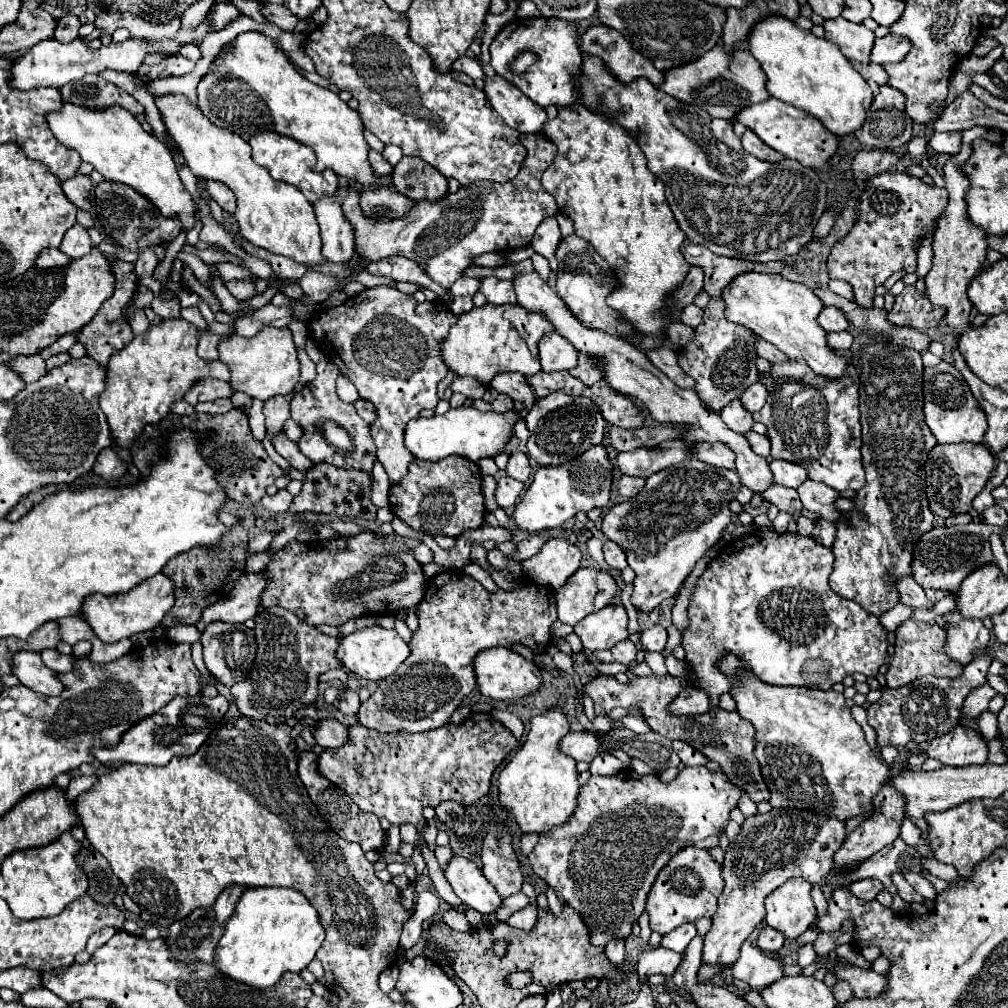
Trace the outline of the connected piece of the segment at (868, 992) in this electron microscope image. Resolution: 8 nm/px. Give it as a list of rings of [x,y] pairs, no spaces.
[[[845,965],[845,967],[837,967],[835,969],[835,975],[839,979],[845,979],[851,983],[853,987],[853,993],[857,997],[879,997],[885,993],[887,989],[887,979],[885,975],[879,975],[875,971],[865,971],[865,969],[859,969],[859,967],[853,967],[853,965]]]

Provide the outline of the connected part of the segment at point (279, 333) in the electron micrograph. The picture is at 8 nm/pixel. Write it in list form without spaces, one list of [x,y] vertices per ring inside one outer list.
[[[263,327],[255,337],[227,337],[219,343],[219,361],[227,365],[231,379],[229,385],[237,393],[247,393],[253,399],[267,401],[275,395],[291,393],[299,381],[299,361],[297,349],[287,327]]]

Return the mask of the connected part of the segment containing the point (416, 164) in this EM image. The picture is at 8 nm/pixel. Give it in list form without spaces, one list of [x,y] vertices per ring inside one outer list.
[[[403,157],[393,167],[393,185],[399,193],[415,201],[441,201],[449,189],[447,179],[431,165],[425,165],[425,161],[417,161],[417,157]]]

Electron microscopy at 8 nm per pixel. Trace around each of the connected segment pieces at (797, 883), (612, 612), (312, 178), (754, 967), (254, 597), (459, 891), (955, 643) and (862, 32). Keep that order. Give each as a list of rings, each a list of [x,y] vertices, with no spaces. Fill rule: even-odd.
[[[789,879],[773,893],[769,893],[769,897],[765,899],[765,907],[767,925],[781,931],[787,939],[803,935],[817,917],[811,899],[811,883],[801,879]]]
[[[607,605],[601,611],[585,617],[575,625],[583,647],[587,651],[611,649],[619,641],[627,639],[627,613],[623,605]]]
[[[263,131],[257,133],[249,139],[249,145],[253,147],[253,161],[261,167],[265,167],[273,179],[277,181],[285,181],[289,185],[295,185],[307,199],[309,203],[315,203],[317,199],[325,197],[325,195],[335,195],[339,189],[339,177],[333,173],[317,173],[315,171],[315,157],[313,157],[313,149],[309,149],[307,145],[301,145],[297,141],[293,141],[291,137],[279,135],[275,131]]]
[[[749,941],[741,945],[741,957],[737,963],[733,963],[731,971],[735,979],[749,983],[749,987],[755,991],[763,991],[765,987],[769,987],[771,983],[783,977],[781,963],[777,959],[767,957]]]
[[[245,573],[237,585],[231,589],[231,595],[223,601],[217,601],[209,605],[201,619],[197,621],[197,629],[203,631],[207,623],[211,621],[227,621],[227,623],[243,623],[247,619],[253,619],[261,605],[261,593],[267,585],[265,573]]]
[[[453,855],[443,873],[455,895],[481,915],[495,913],[495,909],[501,905],[501,897],[497,897],[493,885],[485,881],[481,869],[471,859]]]
[[[957,609],[945,617],[953,617],[953,621],[957,621],[957,629],[949,629],[947,633],[945,653],[961,667],[967,667],[977,657],[977,653],[989,645],[989,631],[981,621],[965,621],[957,617]]]
[[[843,17],[827,19],[823,27],[825,27],[825,39],[839,45],[841,53],[849,61],[859,61],[859,63],[869,61],[869,49],[873,47],[875,41],[873,31],[869,31],[859,23],[845,21]]]

